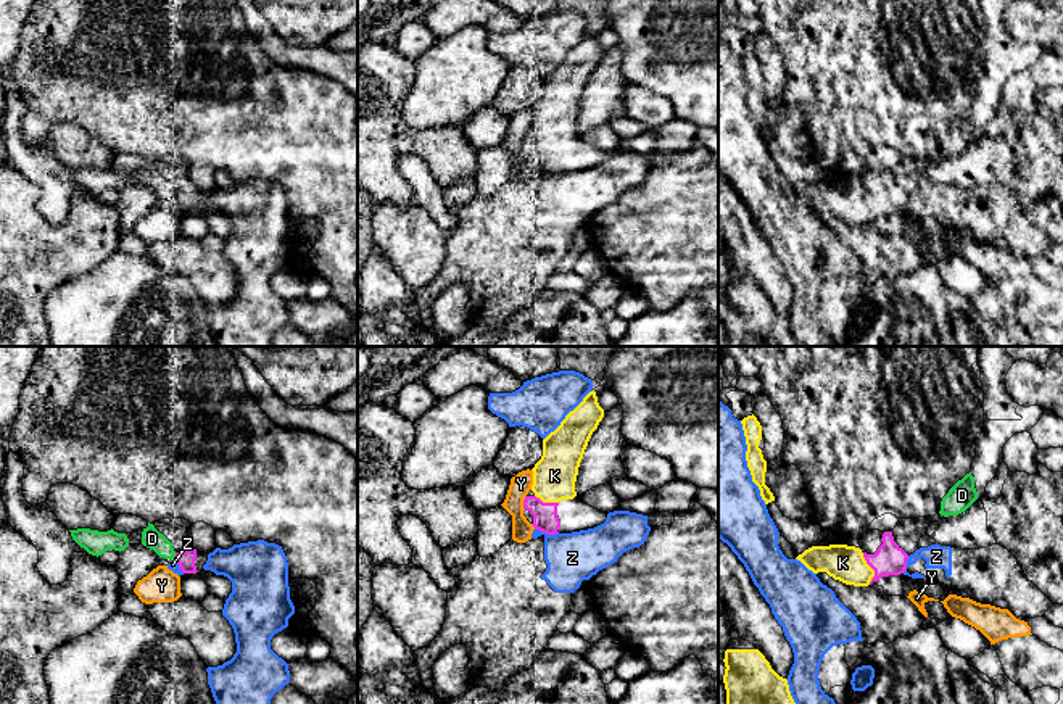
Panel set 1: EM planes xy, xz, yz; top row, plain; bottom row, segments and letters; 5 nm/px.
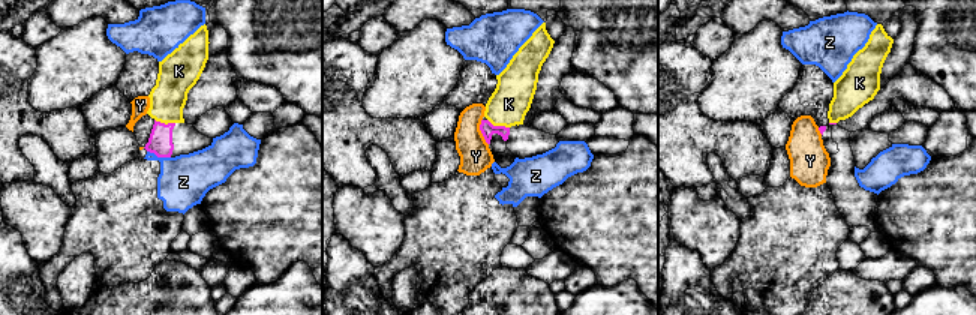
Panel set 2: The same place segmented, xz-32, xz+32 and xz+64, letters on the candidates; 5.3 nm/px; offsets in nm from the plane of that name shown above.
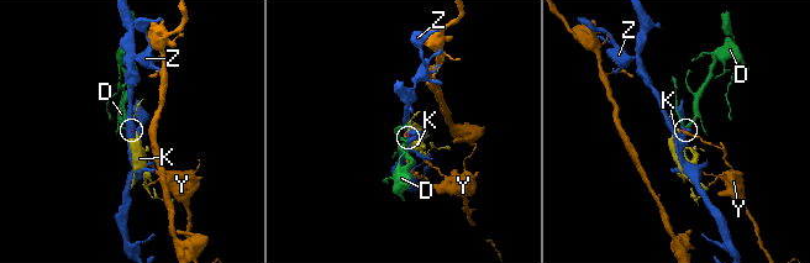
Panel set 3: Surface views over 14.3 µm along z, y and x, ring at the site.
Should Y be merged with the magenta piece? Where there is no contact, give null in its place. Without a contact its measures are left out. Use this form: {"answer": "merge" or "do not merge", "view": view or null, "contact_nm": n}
{"answer": "do not merge", "view": "xz", "contact_nm": 70}

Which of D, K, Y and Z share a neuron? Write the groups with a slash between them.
D K / Y / Z

